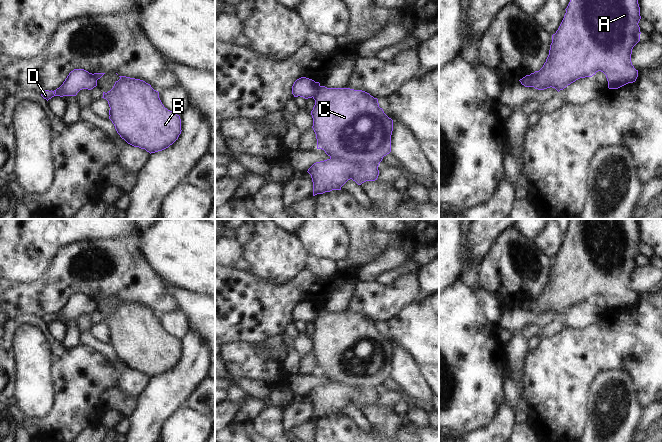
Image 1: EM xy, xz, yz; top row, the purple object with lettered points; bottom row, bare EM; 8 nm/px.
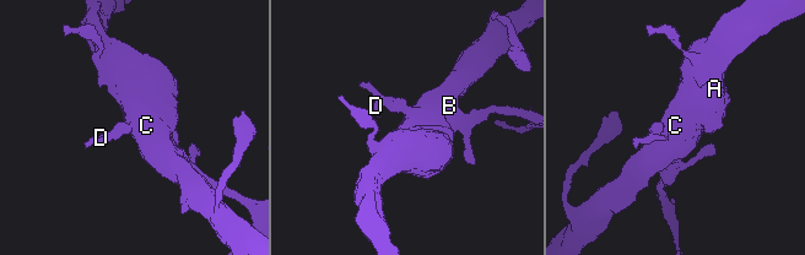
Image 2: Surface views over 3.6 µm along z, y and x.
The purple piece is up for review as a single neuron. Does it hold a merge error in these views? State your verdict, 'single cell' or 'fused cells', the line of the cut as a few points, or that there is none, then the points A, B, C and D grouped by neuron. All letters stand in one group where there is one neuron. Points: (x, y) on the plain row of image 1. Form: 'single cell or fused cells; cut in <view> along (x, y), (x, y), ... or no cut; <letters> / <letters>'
fused cells; cut in yz along (530, 298), (535, 304), (534, 310); A B C / D

